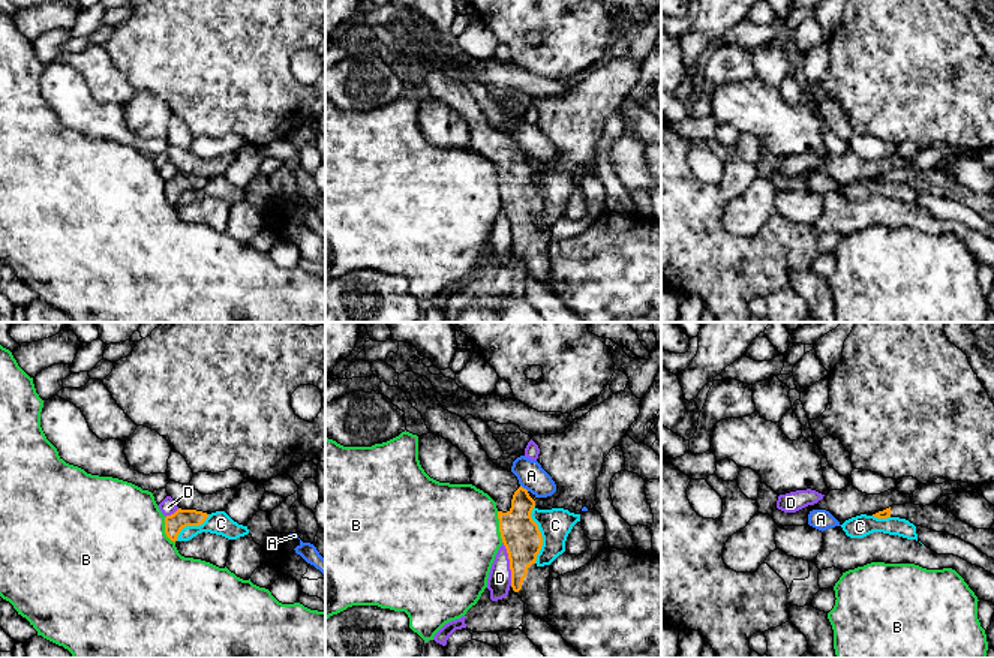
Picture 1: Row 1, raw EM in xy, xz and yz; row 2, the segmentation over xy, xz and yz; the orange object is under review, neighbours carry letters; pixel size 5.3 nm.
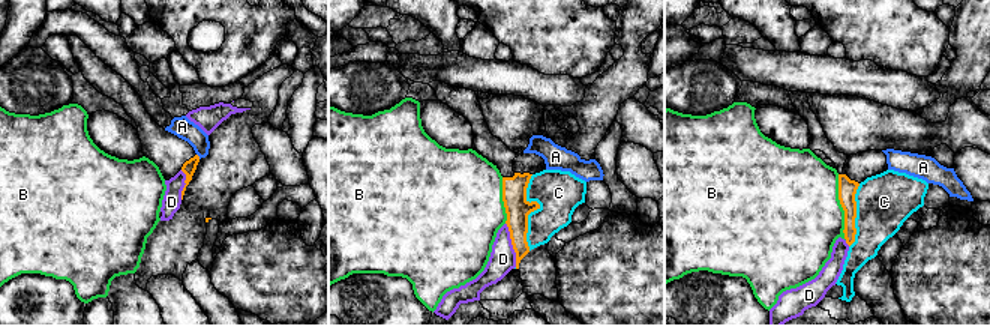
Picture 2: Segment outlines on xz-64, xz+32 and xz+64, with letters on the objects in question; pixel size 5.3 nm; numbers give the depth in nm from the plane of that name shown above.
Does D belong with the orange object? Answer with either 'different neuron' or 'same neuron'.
different neuron

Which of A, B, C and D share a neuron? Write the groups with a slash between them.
A / B / C / D

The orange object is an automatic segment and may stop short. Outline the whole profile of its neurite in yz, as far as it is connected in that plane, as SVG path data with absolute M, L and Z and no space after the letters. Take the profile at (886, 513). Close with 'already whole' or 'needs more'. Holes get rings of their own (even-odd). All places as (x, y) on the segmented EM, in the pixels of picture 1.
M892 505L883 511L873 514L877 519L900 517L915 526L928 528L936 532L955 535L963 541L975 546L979 552L994 559L994 531L976 529L957 519L952 513L945 511L940 505Z; needs more

